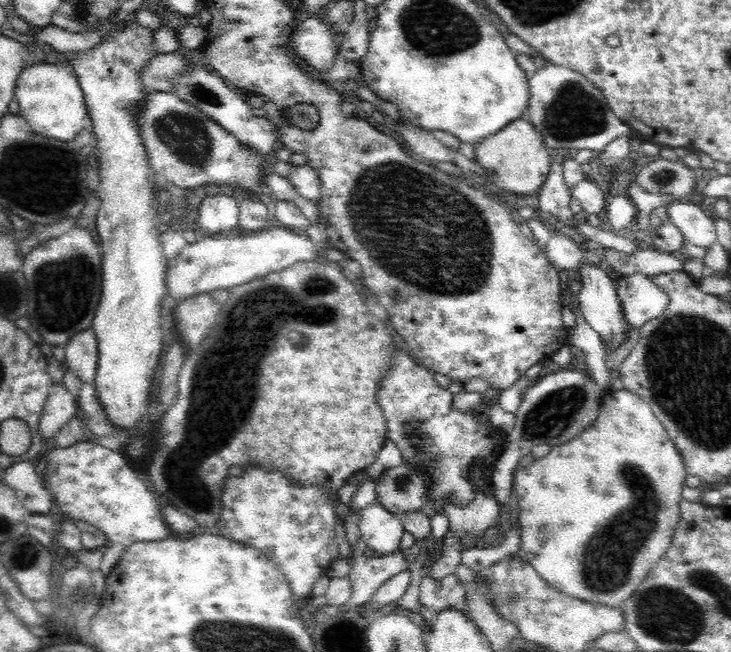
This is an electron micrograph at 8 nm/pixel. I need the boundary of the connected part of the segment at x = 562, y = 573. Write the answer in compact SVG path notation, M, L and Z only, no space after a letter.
M607 390L600 401L597 419L578 436L566 442L566 444L551 447L550 454L539 459L534 459L532 464L518 467L514 475L513 490L518 497L518 513L515 518L519 520L520 550L518 556L527 560L550 585L568 596L600 603L610 607L622 608L623 602L628 600L648 573L658 564L660 558L668 552L672 544L674 532L680 522L680 500L682 500L682 488L688 473L684 468L684 461L672 439L668 436L665 426L656 418L654 411L640 396L626 390Z

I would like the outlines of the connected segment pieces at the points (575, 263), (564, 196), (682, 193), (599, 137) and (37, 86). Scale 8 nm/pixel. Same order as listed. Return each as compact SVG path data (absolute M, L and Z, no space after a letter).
M552 232L546 246L542 249L547 259L557 268L568 270L579 269L584 253L580 246L576 245L569 236Z
M552 162L546 182L535 195L540 211L560 219L568 227L574 227L576 218L570 208L571 192L564 183L563 166Z
M658 159L650 161L636 176L636 183L643 191L672 197L681 201L695 192L699 171L690 169L683 160Z
M548 61L546 66L536 68L536 74L529 77L528 82L530 98L526 117L541 134L548 151L555 148L572 151L588 148L600 153L614 138L636 132L613 113L603 92L579 72Z
M39 62L20 71L16 79L15 96L19 104L19 115L24 116L34 132L56 140L74 140L83 132L87 118L84 93L76 75L64 64Z

